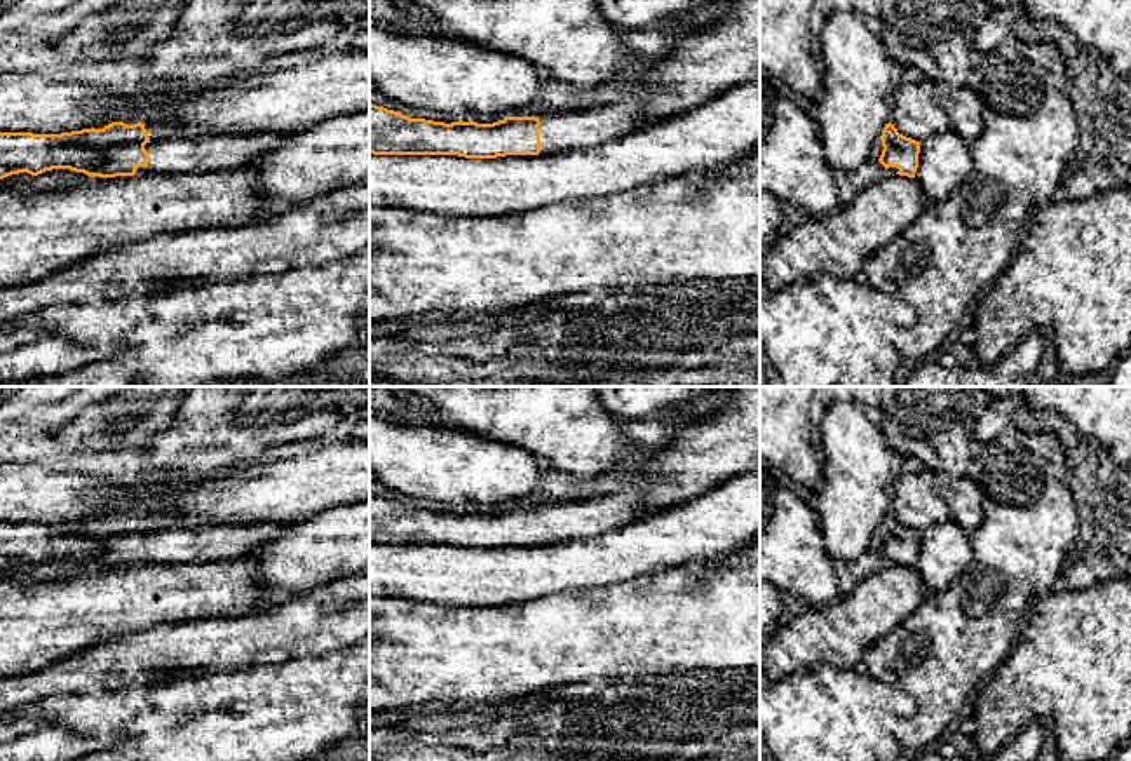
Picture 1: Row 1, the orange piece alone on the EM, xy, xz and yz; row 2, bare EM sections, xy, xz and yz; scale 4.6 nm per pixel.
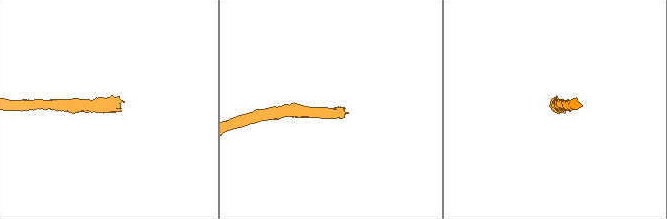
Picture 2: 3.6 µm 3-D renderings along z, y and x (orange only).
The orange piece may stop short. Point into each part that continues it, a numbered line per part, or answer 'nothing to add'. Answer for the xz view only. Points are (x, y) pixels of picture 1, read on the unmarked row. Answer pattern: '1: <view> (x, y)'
1: xz (565, 521)

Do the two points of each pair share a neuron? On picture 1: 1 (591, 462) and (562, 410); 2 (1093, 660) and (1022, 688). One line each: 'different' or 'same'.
1: same
2: same

